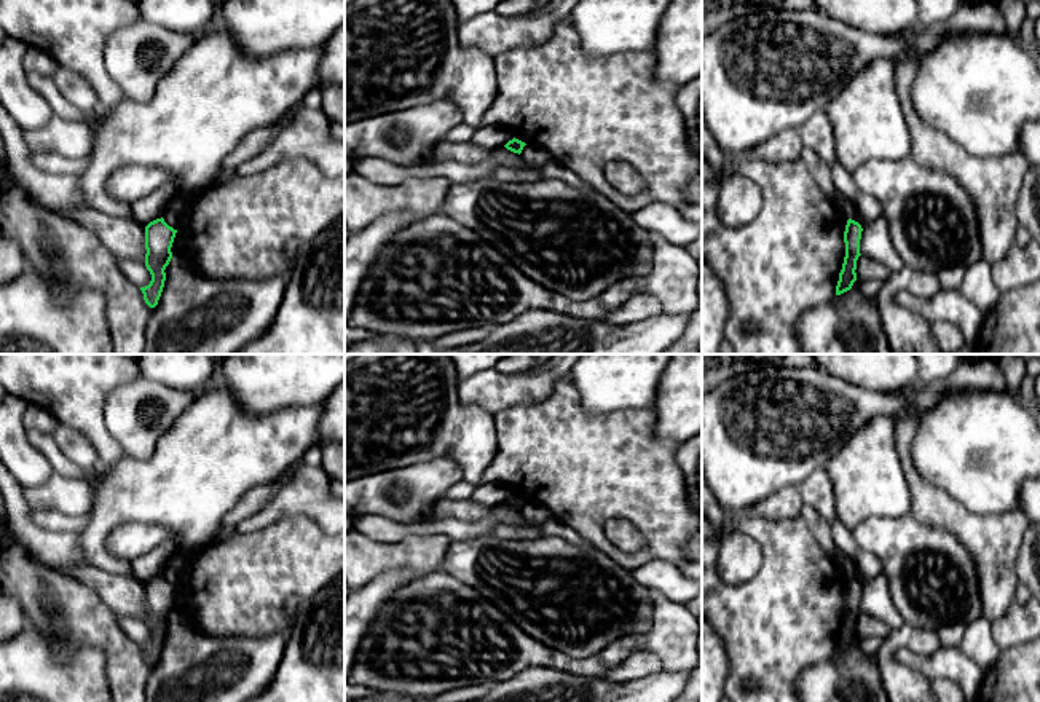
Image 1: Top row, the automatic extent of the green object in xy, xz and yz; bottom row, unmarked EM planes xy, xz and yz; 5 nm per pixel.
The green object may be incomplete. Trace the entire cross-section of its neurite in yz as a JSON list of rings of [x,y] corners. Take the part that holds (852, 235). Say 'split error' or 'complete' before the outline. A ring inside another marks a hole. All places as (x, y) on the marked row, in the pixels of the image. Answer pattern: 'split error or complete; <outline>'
complete; [[[852,219],[847,220],[845,231],[844,231],[844,243],[845,243],[845,257],[842,263],[842,270],[839,273],[839,281],[836,286],[836,295],[841,295],[852,289],[853,282],[857,281],[857,260],[860,254],[860,239],[861,239],[861,225]]]

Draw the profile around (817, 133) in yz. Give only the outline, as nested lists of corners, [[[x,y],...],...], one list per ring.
[[[825,110],[813,113],[798,131],[804,147],[813,150],[829,166],[836,161],[834,131]]]

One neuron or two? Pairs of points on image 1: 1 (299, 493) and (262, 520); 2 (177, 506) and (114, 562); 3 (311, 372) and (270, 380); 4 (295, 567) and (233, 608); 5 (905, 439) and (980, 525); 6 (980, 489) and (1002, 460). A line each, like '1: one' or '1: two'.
1: one
2: one
3: one
4: one
5: one
6: one

